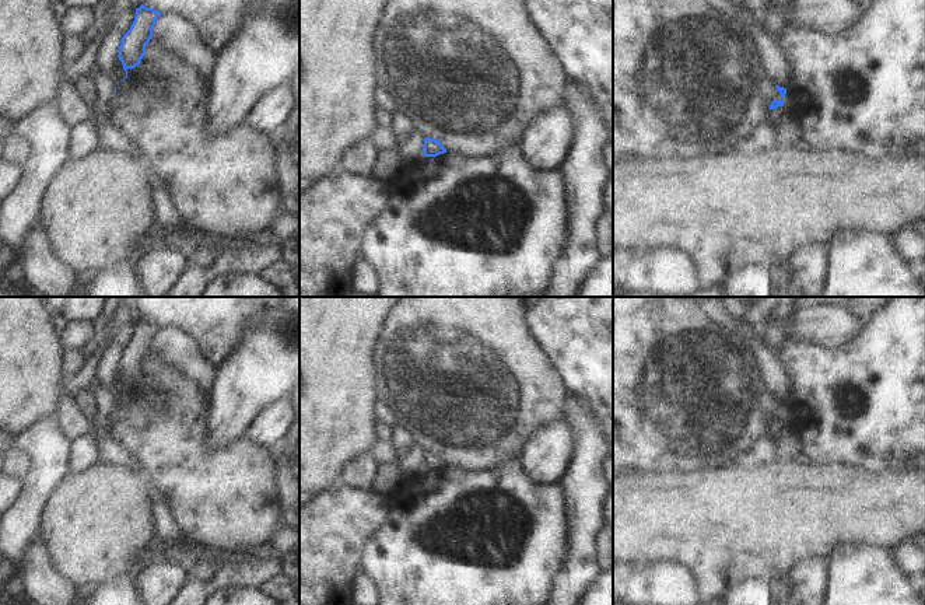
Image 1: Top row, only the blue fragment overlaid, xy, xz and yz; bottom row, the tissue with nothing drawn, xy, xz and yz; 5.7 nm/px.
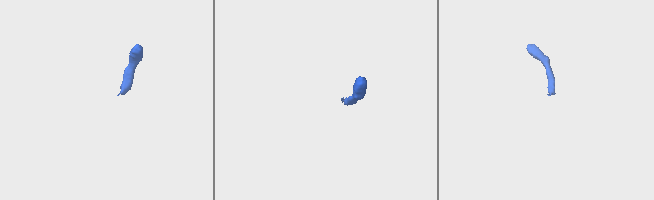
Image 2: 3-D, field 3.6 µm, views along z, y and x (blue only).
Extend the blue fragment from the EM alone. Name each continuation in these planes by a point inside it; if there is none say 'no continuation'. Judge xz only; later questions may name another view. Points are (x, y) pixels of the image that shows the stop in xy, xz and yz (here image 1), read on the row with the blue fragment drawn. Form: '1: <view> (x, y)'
no continuation

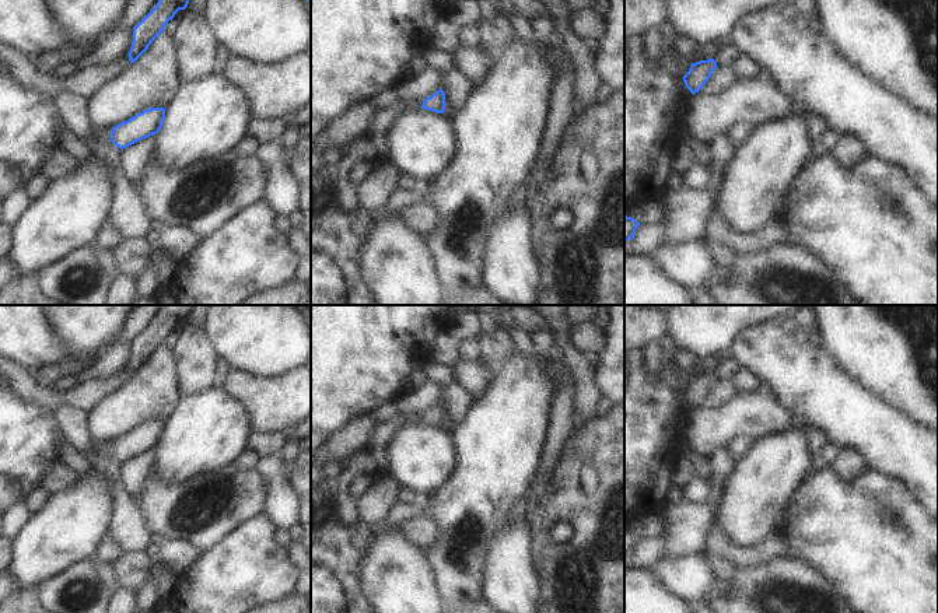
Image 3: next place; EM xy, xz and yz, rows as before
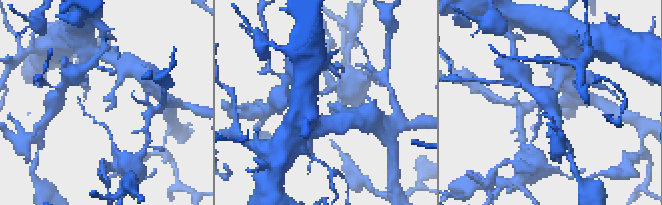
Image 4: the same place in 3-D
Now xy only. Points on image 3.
no continuation

